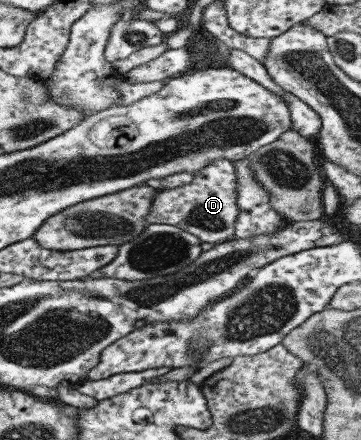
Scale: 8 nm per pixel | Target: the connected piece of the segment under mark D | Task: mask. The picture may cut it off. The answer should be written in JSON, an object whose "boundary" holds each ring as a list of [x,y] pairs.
{"boundary":[[[227,159],[214,160],[211,164],[194,172],[192,181],[180,187],[158,189],[146,216],[146,224],[170,224],[199,237],[201,242],[219,244],[234,239],[235,219],[239,216],[237,206],[236,174],[232,162]]]}

